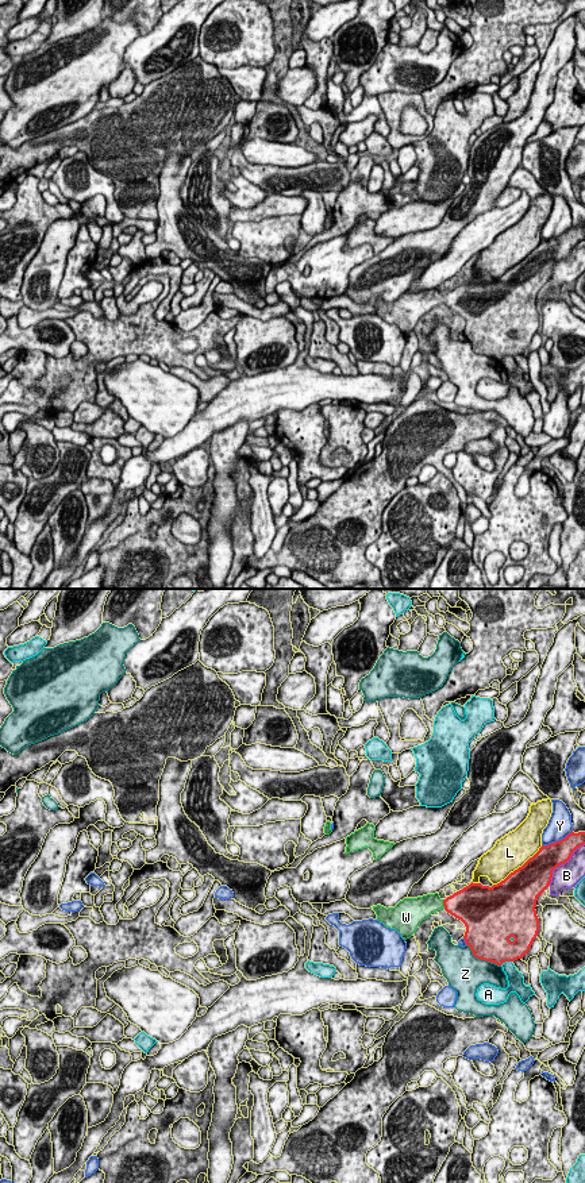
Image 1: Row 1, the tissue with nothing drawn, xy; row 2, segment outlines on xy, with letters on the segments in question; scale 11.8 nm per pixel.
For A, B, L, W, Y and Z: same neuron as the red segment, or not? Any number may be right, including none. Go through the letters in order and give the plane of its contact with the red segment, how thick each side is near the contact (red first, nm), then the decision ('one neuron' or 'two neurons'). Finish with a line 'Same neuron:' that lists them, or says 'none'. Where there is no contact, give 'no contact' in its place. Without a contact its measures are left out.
A: contact in xy; calibres 420 and 190 nm; two neurons
B: contact in xy; calibres 300 and 300 nm; two neurons
L: contact in xy; calibres 440 and 400 nm; two neurons
W: contact in xy; calibres 360 and 260 nm; one neuron
Y: contact in xy; calibres 300 and 300 nm; two neurons
Z: contact in xy; calibres 480 and 440 nm; two neurons
Same neuron: W

